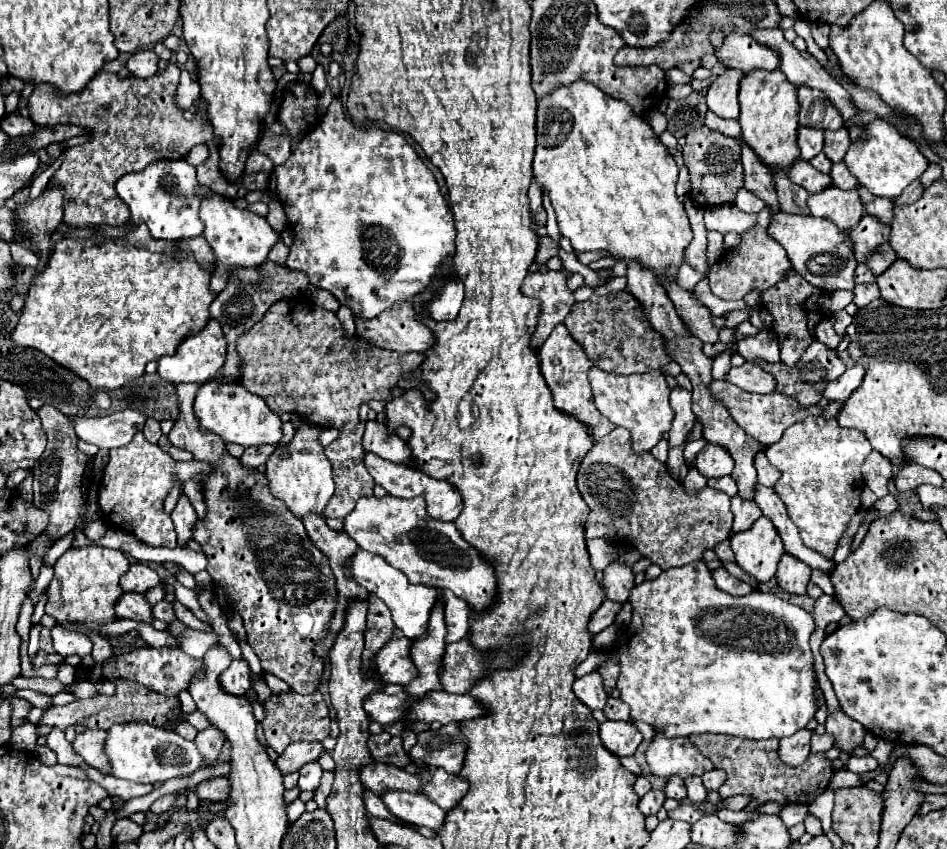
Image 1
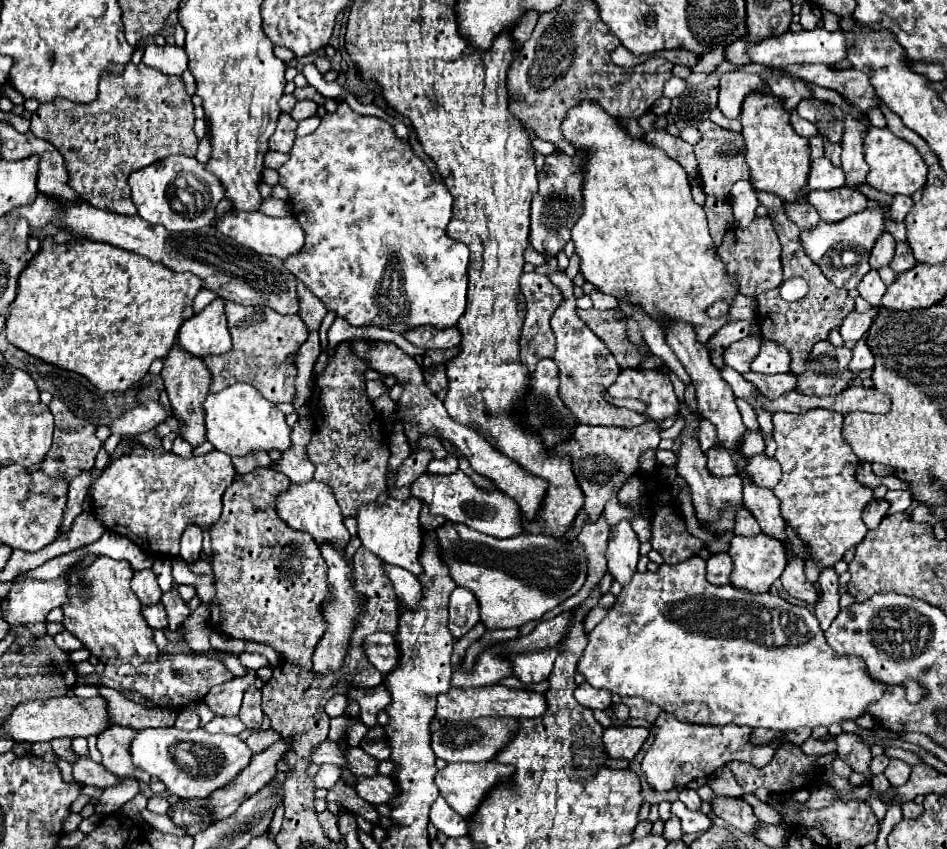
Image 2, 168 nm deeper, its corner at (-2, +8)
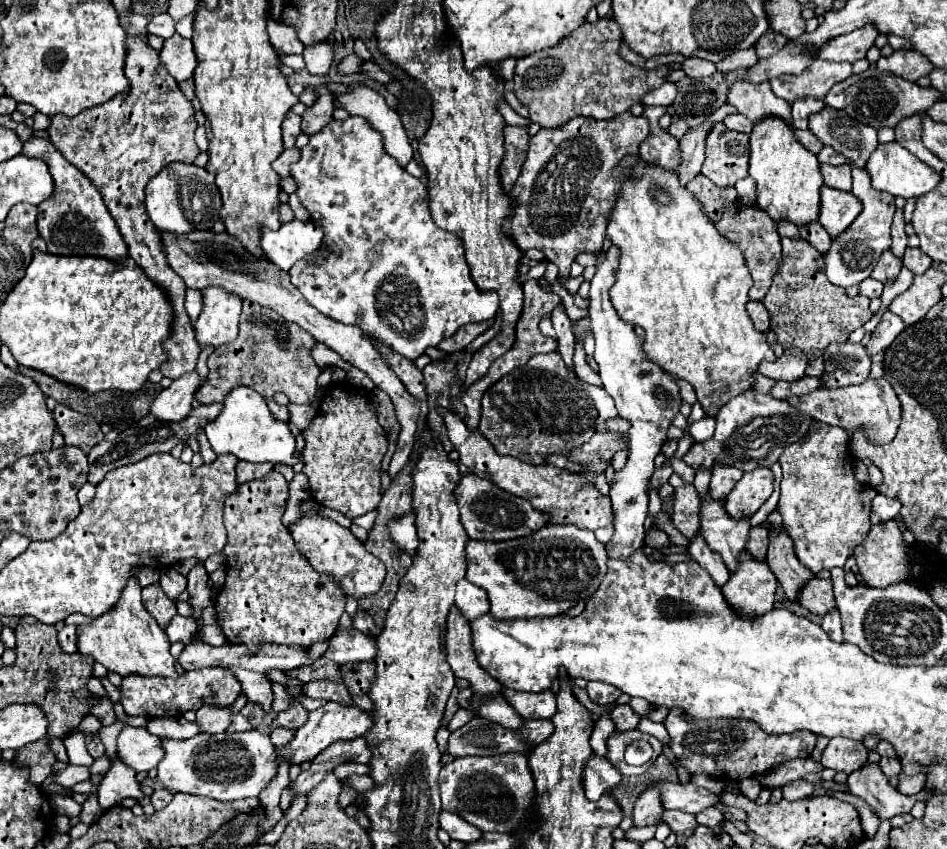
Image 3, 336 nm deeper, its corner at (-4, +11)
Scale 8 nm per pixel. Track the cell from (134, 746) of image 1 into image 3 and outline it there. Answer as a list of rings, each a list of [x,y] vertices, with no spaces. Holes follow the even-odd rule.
[[[257,729],[243,733],[199,733],[191,739],[161,741],[165,757],[159,761],[157,779],[171,793],[203,795],[217,801],[235,801],[243,797],[257,797],[277,773],[275,747],[267,733]]]

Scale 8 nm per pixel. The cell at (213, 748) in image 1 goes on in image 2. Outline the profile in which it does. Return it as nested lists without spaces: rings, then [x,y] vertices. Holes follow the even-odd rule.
[[[235,716],[235,718],[213,718],[207,726],[207,732],[225,732],[225,734],[241,734],[245,730],[245,724]]]

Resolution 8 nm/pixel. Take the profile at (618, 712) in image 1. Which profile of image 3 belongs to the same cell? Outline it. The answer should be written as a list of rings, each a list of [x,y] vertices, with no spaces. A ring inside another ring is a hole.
[[[617,705],[613,711],[611,711],[611,719],[617,727],[617,731],[629,731],[629,729],[635,729],[641,721],[641,717],[629,707],[629,705]]]

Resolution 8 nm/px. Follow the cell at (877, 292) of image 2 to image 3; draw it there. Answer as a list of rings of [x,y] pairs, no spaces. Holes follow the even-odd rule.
[[[867,277],[867,279],[861,281],[861,285],[859,285],[859,295],[865,295],[865,297],[869,297],[869,299],[881,297],[881,291],[883,291],[883,285],[879,285],[879,281],[873,281],[873,277]]]

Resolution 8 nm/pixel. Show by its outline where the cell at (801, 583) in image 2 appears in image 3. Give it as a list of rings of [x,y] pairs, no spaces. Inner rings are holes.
[[[817,577],[805,583],[797,595],[799,595],[799,603],[817,615],[825,615],[835,605],[831,581],[823,581]]]

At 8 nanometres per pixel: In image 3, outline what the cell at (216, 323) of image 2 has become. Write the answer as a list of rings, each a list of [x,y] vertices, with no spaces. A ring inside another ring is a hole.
[[[207,287],[203,293],[203,311],[193,323],[197,343],[201,347],[219,347],[235,341],[241,313],[241,299],[217,287]]]

